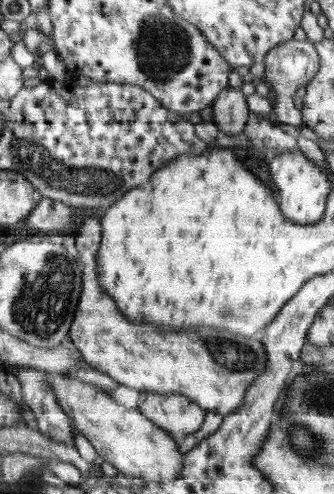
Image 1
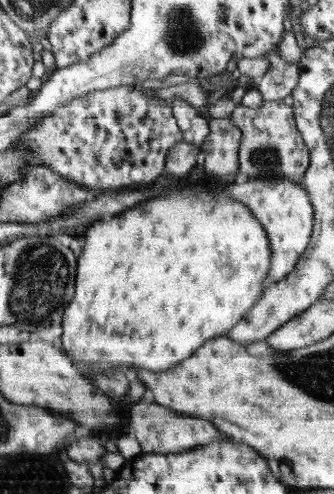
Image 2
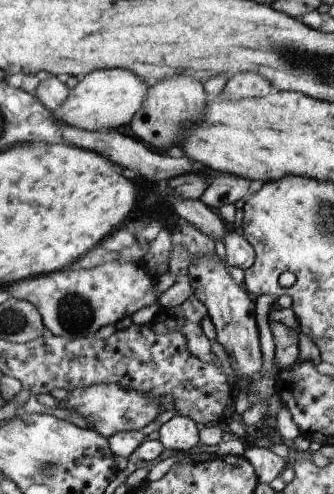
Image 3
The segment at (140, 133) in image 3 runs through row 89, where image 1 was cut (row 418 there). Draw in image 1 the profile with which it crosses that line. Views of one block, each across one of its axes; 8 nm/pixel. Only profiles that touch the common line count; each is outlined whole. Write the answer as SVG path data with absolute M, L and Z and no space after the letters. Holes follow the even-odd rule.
M139 390L137 398L137 412L149 418L155 426L167 430L173 438L175 434L183 432L193 434L199 430L203 418L207 416L195 402L187 400L187 396L179 392L157 394L151 390Z

